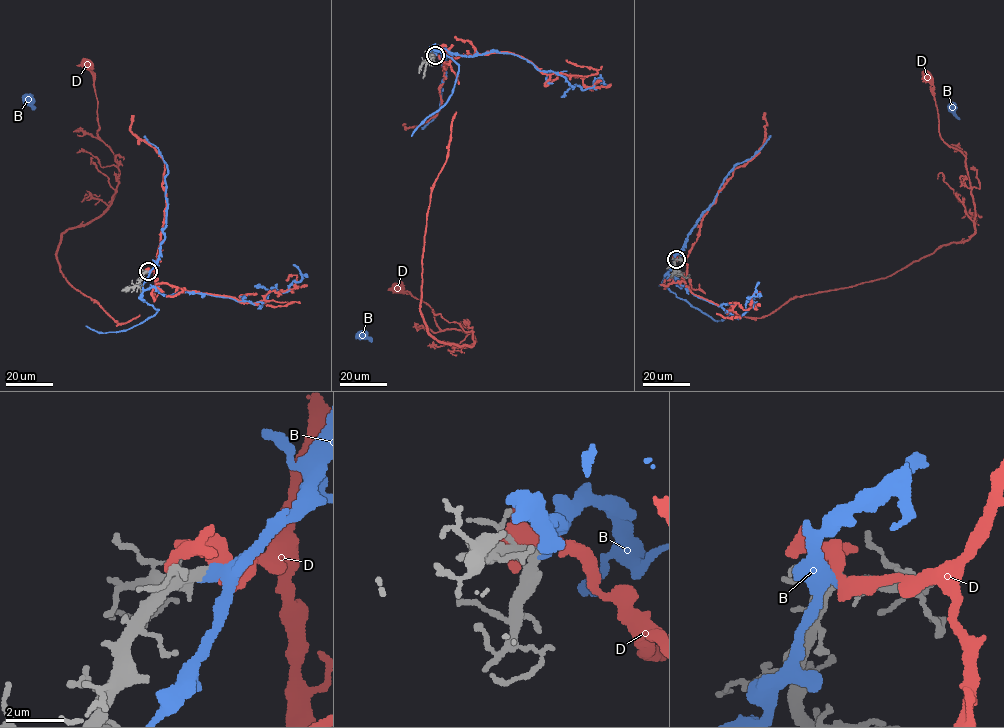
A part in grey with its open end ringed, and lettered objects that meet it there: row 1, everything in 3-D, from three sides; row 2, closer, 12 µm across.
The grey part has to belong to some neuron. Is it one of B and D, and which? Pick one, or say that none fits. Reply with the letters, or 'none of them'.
none of them

